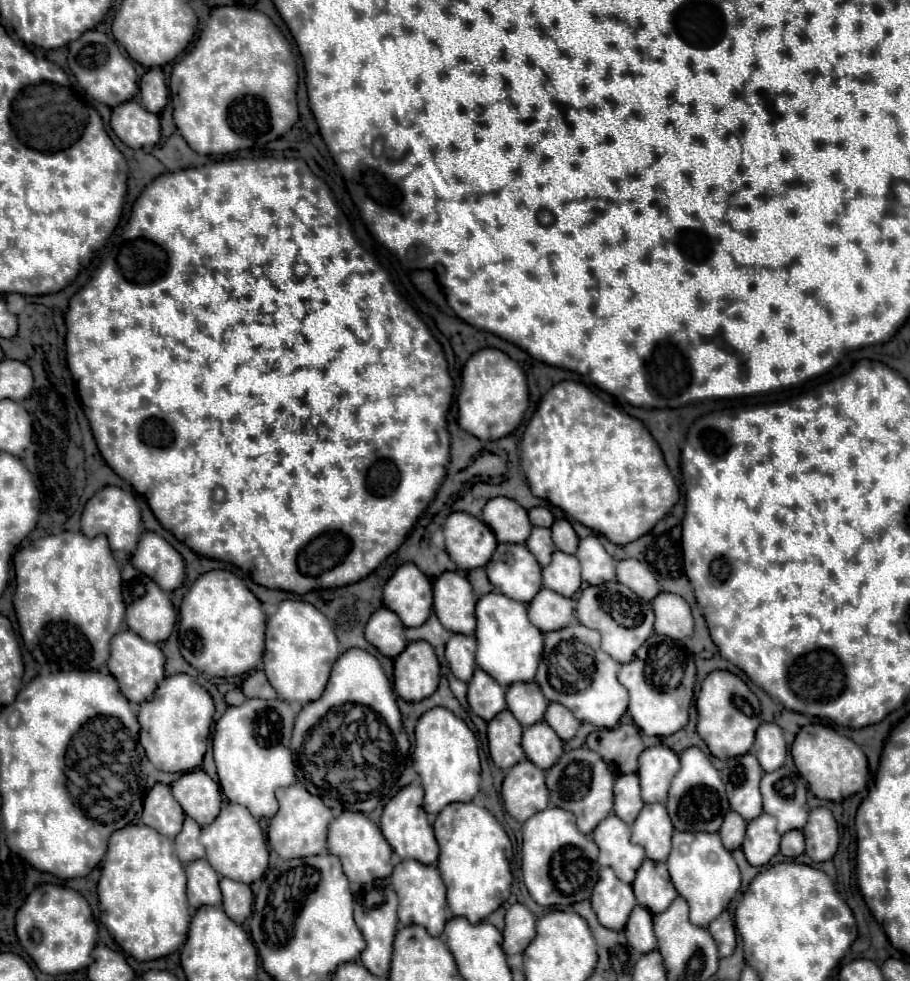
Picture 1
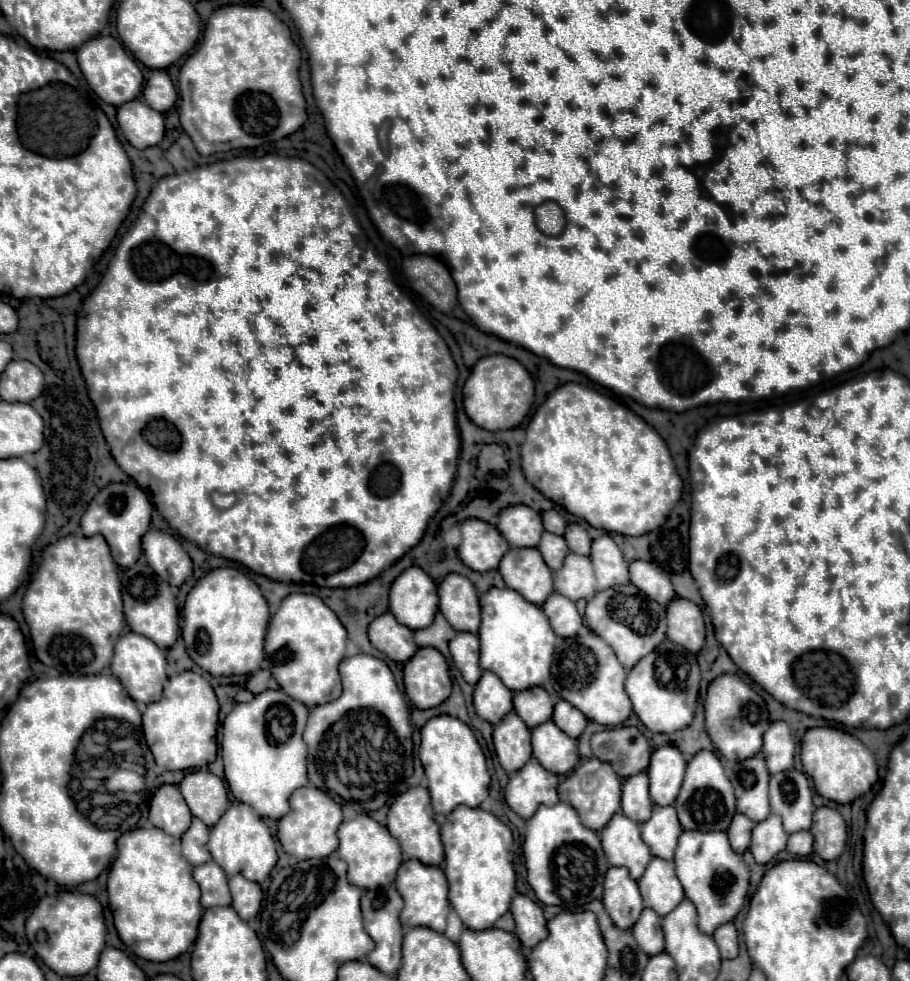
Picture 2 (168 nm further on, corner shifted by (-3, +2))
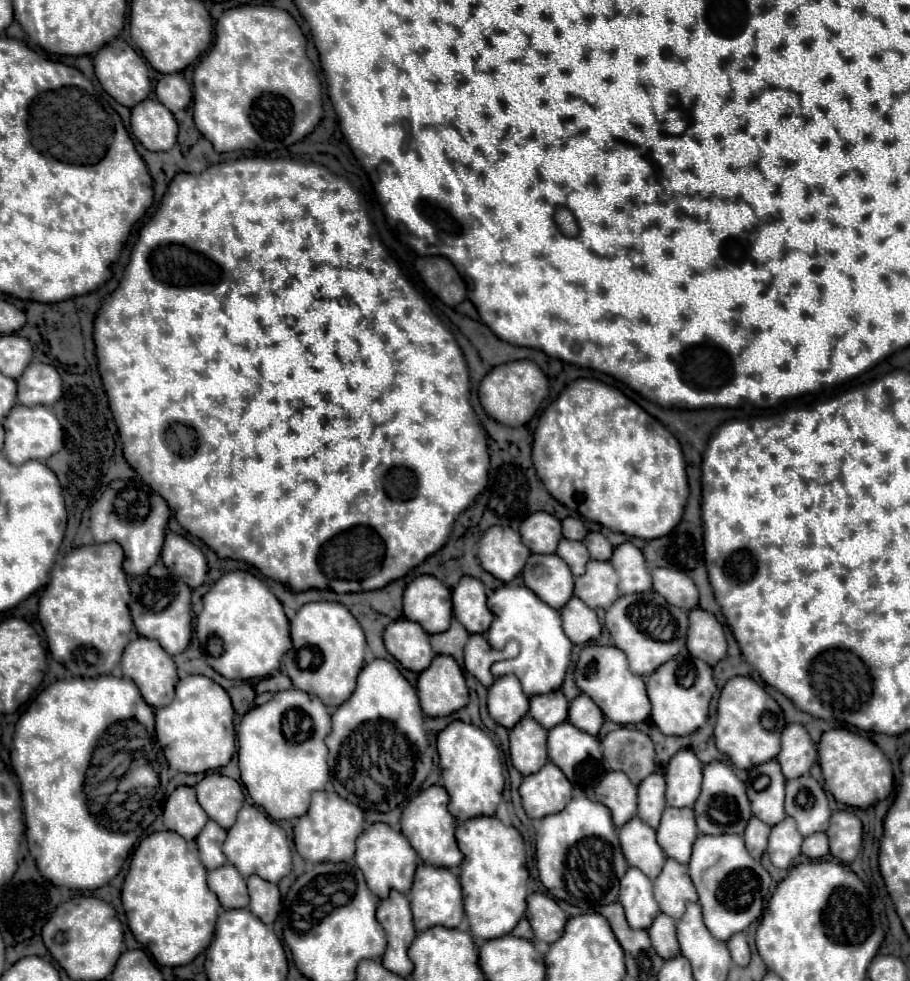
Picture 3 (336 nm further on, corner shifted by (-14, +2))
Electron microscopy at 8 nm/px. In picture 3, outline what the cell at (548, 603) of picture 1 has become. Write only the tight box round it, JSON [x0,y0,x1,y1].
[561,597,601,645]

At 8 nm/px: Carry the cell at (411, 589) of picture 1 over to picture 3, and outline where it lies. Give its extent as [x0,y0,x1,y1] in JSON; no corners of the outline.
[403,575,451,635]

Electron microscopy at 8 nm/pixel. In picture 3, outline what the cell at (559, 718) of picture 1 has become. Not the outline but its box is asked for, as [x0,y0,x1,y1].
[569,693,605,735]

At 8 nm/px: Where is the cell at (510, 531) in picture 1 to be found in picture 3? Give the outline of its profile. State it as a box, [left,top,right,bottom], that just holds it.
[519,513,561,553]

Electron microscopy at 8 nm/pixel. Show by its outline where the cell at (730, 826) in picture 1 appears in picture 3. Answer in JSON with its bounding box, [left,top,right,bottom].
[745,817,771,859]

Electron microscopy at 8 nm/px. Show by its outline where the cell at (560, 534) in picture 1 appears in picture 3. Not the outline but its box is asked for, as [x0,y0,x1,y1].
[583,533,613,561]

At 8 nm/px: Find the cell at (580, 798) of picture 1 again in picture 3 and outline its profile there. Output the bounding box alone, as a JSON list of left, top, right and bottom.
[595,771,637,827]

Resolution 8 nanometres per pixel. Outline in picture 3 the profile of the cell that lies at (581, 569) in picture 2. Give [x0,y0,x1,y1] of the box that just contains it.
[575,561,619,609]

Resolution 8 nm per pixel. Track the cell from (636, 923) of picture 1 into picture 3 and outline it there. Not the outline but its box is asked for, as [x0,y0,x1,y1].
[649,913,679,959]

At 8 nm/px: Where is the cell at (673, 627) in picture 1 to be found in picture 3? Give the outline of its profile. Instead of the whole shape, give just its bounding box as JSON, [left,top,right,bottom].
[687,607,727,667]

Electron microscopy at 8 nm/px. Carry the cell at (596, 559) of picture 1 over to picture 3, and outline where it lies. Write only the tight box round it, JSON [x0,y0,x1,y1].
[611,543,653,595]

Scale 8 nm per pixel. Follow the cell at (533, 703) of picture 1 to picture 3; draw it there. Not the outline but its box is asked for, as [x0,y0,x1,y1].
[529,691,569,729]

